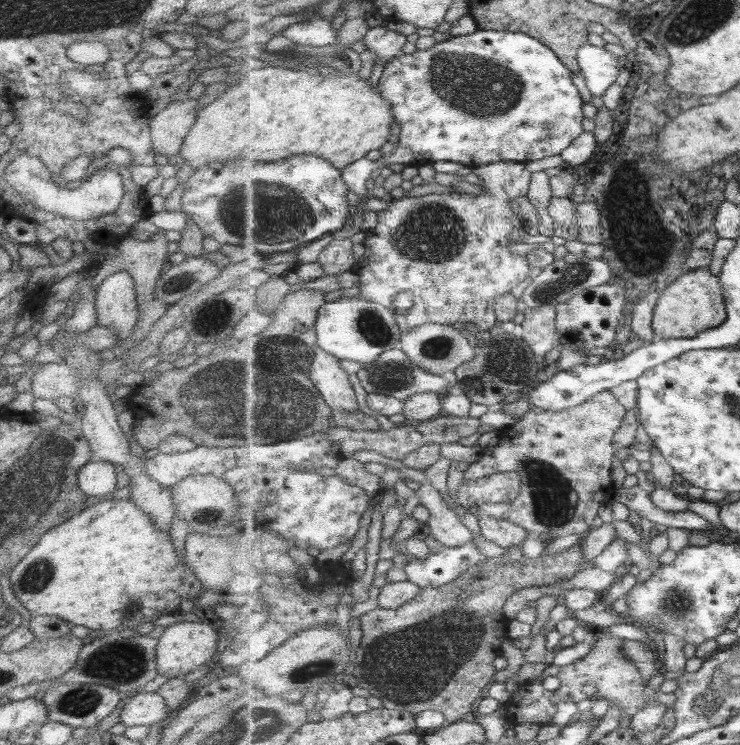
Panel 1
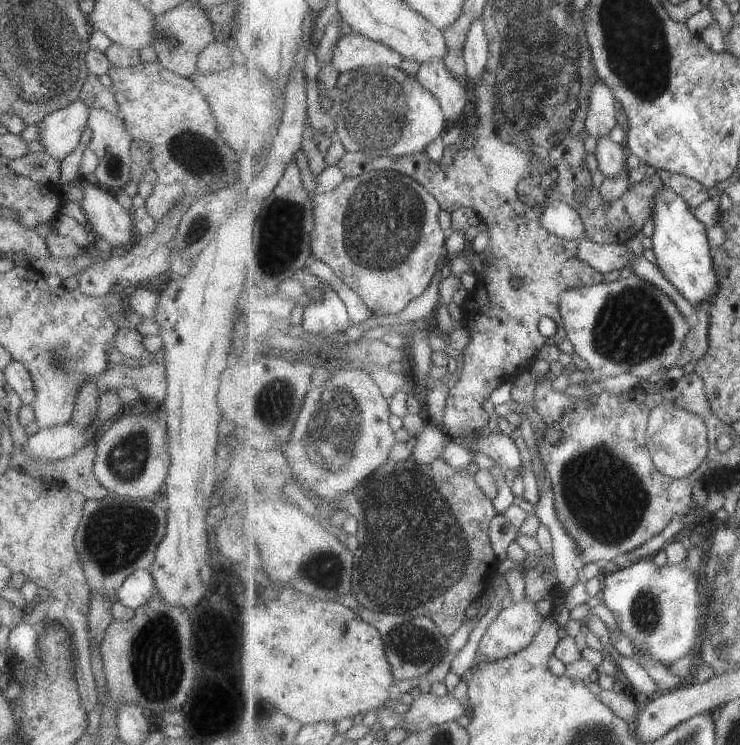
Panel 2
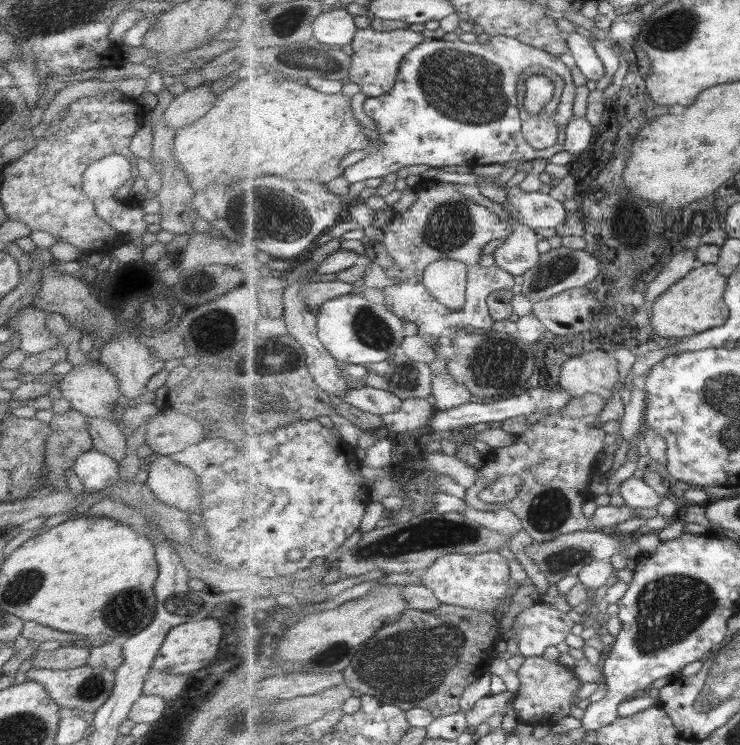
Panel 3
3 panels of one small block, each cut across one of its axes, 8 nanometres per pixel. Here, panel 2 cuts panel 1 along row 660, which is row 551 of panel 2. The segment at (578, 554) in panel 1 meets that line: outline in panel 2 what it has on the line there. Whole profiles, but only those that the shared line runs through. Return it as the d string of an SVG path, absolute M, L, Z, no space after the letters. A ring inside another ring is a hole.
M412 457L402 462L389 460L364 486L337 500L339 511L347 511L358 524L358 549L352 573L353 593L358 602L373 612L426 615L435 620L445 636L453 636L468 616L469 608L499 575L500 554L491 544L491 520L497 516L493 501L483 490L477 475L451 468L445 460L417 464Z

